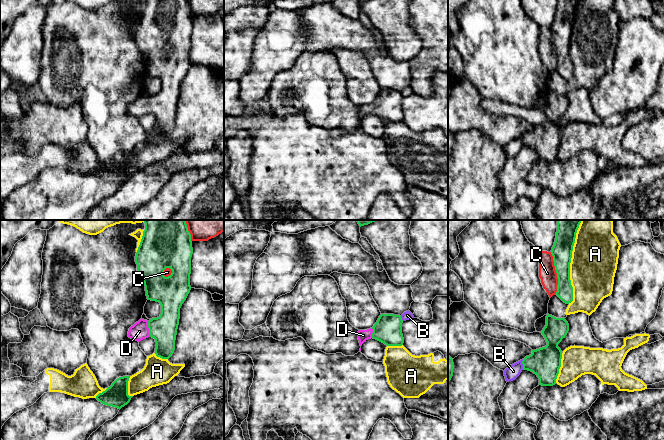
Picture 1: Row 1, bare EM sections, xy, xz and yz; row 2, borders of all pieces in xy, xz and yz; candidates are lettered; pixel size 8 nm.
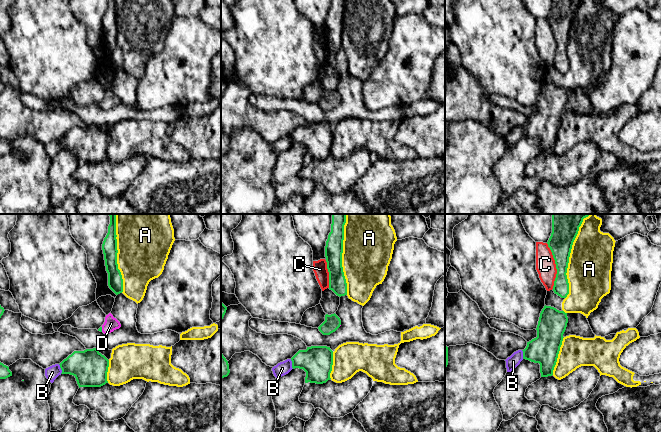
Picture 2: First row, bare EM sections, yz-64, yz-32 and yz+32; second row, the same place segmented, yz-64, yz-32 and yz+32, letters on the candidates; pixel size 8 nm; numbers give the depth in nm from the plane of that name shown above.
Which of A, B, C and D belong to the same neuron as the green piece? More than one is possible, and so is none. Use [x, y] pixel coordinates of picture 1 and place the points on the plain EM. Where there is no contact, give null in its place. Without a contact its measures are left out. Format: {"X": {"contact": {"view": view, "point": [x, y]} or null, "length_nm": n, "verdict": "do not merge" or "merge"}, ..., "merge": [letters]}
{"A": {"contact": {"view": "yz", "point": [569, 40]}, "length_nm": 650, "verdict": "do not merge"}, "B": {"contact": {"view": "yz", "point": [522, 139]}, "length_nm": 80, "verdict": "do not merge"}, "C": {"contact": {"view": "yz", "point": [556, 48]}, "length_nm": 340, "verdict": "do not merge"}, "D": {"contact": {"view": "xy", "point": [149, 105]}, "length_nm": 130, "verdict": "merge"}, "merge": ["D"]}

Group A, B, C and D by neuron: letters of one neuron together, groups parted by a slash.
A / B / C / D

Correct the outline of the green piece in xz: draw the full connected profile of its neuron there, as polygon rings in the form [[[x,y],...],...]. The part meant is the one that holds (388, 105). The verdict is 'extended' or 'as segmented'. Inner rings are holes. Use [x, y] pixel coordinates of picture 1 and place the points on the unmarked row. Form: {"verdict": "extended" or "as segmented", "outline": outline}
{"verdict": "extended", "outline": [[[381,90],[372,104],[358,107],[360,122],[371,114],[387,122],[402,122],[404,119],[402,99],[400,91]]]}

